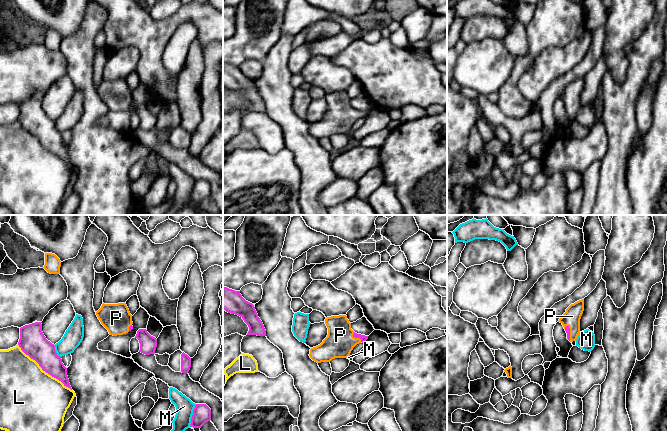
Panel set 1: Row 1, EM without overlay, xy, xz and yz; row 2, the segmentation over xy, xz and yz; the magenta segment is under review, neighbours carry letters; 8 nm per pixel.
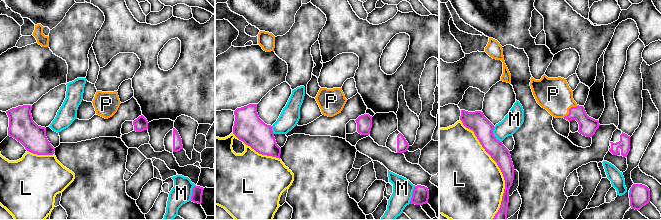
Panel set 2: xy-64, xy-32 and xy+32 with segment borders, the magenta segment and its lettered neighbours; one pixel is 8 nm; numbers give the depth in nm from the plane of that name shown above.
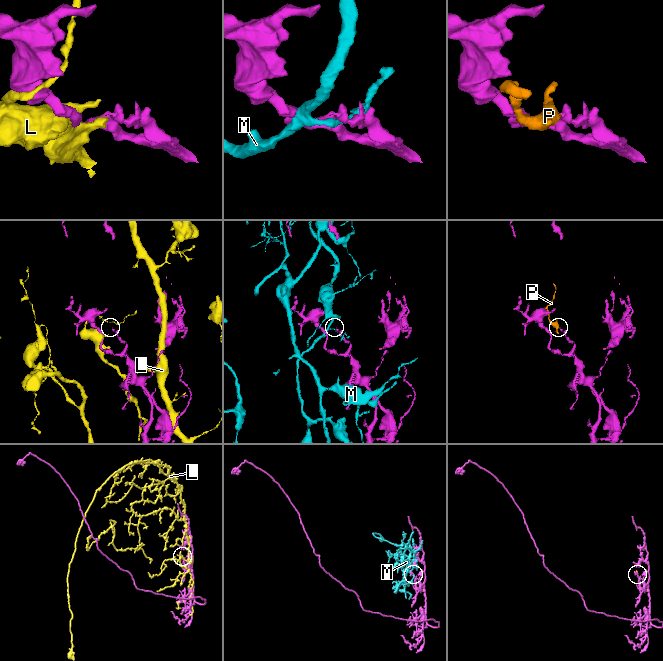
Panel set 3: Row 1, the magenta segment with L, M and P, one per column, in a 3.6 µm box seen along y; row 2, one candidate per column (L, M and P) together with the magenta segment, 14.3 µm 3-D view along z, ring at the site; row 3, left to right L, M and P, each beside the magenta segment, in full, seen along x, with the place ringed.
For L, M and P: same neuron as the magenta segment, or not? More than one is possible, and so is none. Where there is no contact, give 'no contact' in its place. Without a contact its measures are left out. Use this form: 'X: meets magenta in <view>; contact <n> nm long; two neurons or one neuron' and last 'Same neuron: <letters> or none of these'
L: meets magenta in xy; contact 600 nm long; two neurons
M: meets magenta in xy; contact 190 nm long; two neurons
P: meets magenta in xz; contact 100 nm long; one neuron
Same neuron: P

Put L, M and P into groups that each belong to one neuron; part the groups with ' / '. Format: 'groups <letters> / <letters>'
groups L / M / P

